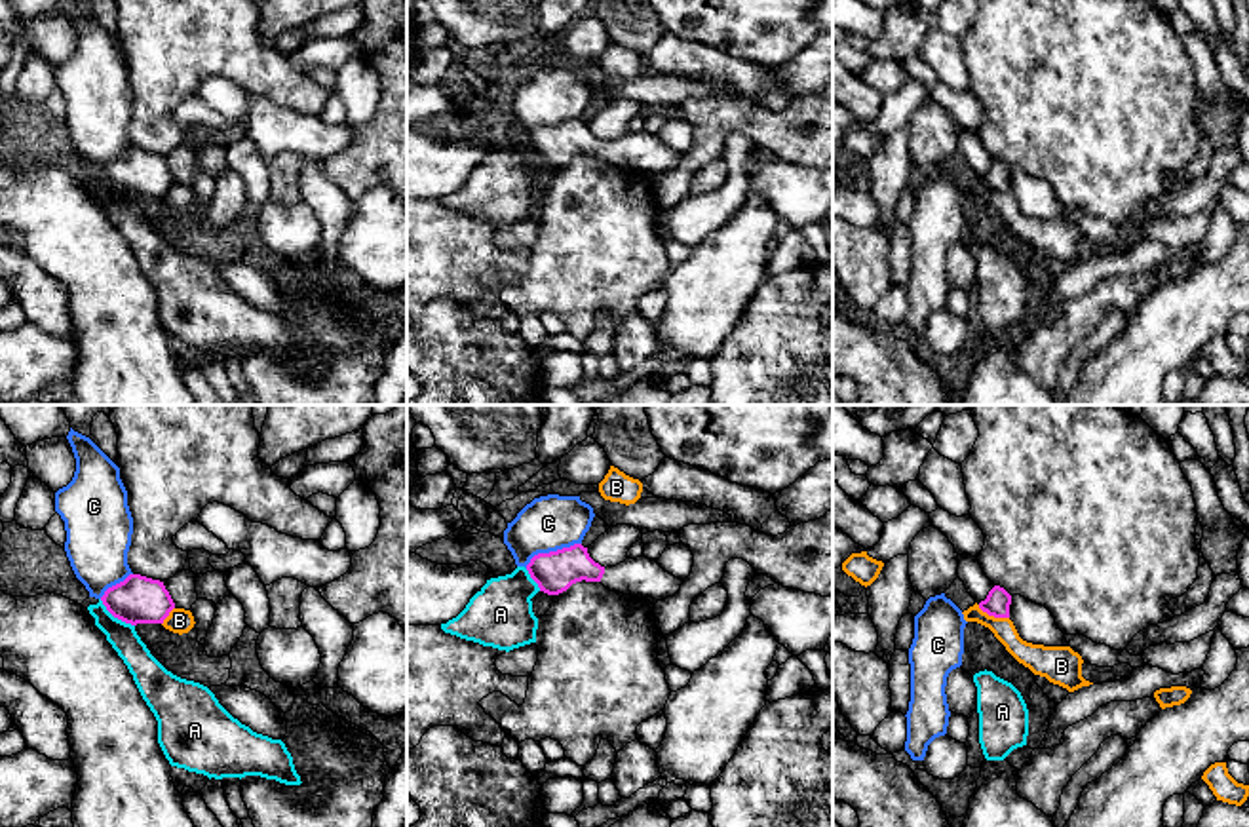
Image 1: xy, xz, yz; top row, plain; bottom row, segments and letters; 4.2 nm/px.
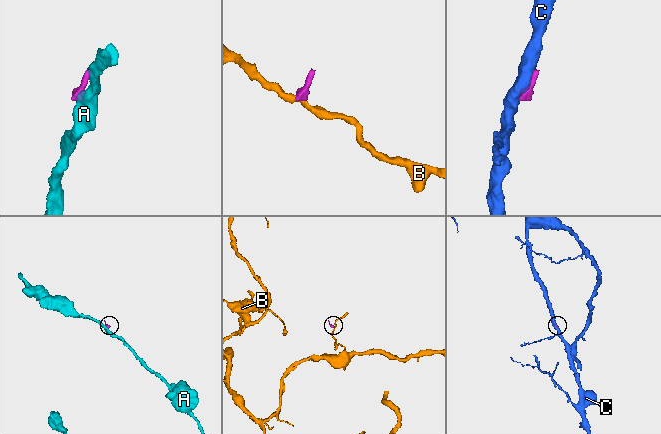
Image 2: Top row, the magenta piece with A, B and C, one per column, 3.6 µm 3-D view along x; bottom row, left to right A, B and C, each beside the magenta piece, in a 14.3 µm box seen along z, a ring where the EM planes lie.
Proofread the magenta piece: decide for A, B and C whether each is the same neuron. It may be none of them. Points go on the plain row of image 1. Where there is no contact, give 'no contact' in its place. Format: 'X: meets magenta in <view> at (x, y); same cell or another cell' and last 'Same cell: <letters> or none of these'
A: meets magenta in xy at (116, 191); another cell
B: meets magenta in yz at (993, 189); another cell
C: meets magenta in xz at (552, 126); another cell
Same cell: none of these

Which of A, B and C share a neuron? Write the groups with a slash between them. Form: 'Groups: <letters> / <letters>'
Groups: A / B / C

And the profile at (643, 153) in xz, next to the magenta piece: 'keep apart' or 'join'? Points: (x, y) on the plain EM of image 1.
join

